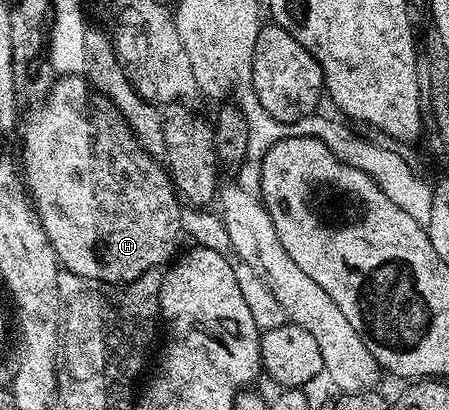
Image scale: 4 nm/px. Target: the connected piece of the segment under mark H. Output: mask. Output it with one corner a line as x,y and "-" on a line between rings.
64,75
56,80
56,83
51,87
51,92
44,97
43,103
37,104
28,113
27,120
23,123
21,175
25,180
26,190
29,192
29,198
35,208
35,214
39,217
39,224
45,229
45,233
55,250
55,255
66,270
86,279
93,279
98,284
126,285
132,283
134,279
141,277
141,273
162,268
180,250
179,234
182,236
185,231
184,208
181,206
181,200
175,187
171,184
171,177
167,173
166,166
139,144
137,137
131,132
130,125
113,105
113,101
106,99
100,91
95,90
91,84
76,75

